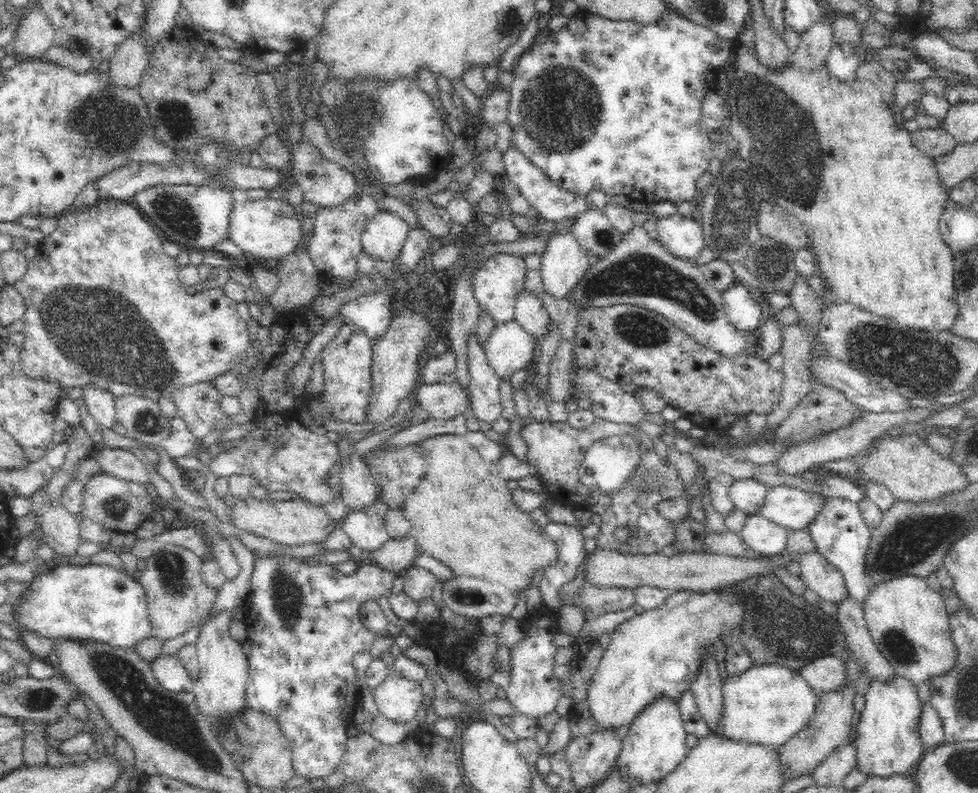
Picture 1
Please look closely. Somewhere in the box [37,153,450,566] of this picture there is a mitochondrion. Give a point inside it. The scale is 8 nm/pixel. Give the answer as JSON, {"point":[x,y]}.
{"point":[170,210]}

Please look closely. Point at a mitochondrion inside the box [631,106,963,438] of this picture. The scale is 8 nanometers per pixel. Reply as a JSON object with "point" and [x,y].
{"point":[883,348]}

